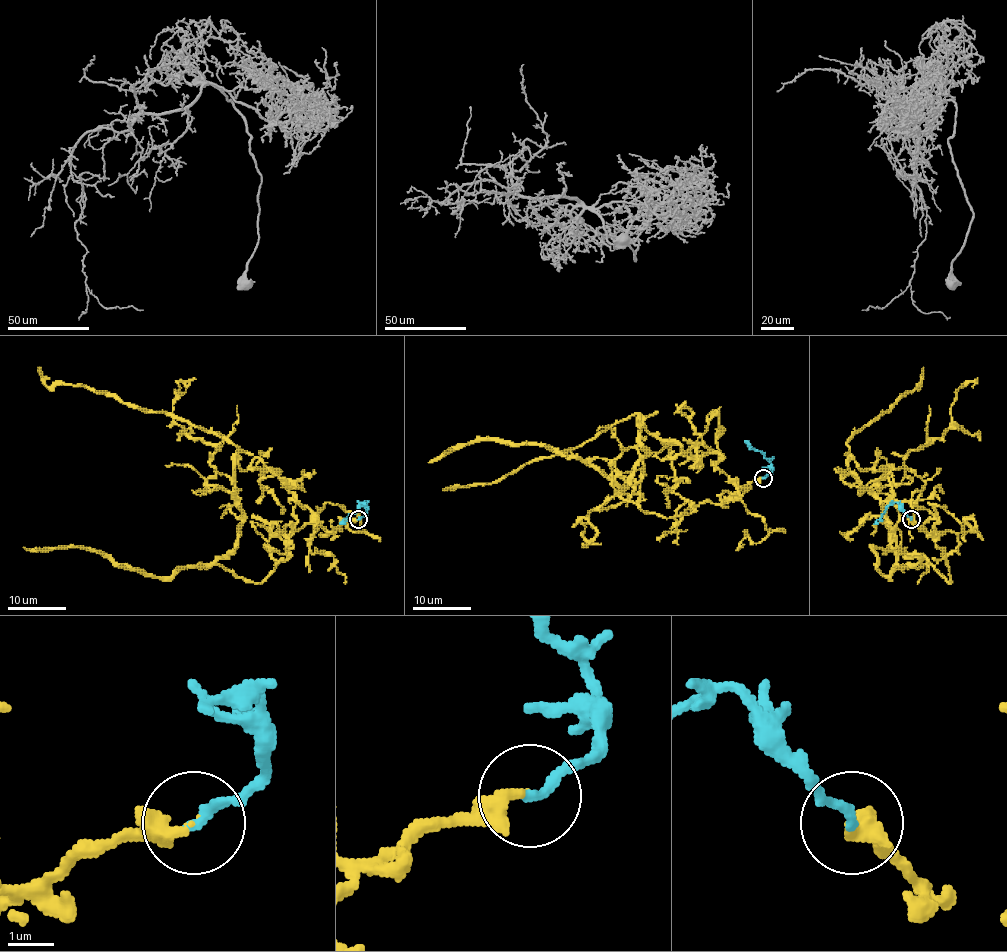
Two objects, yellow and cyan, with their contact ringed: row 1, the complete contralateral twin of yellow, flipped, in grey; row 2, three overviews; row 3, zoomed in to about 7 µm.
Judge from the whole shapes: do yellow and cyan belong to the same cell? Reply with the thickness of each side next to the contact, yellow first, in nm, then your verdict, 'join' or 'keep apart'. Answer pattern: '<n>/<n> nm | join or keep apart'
280/220 nm | join

